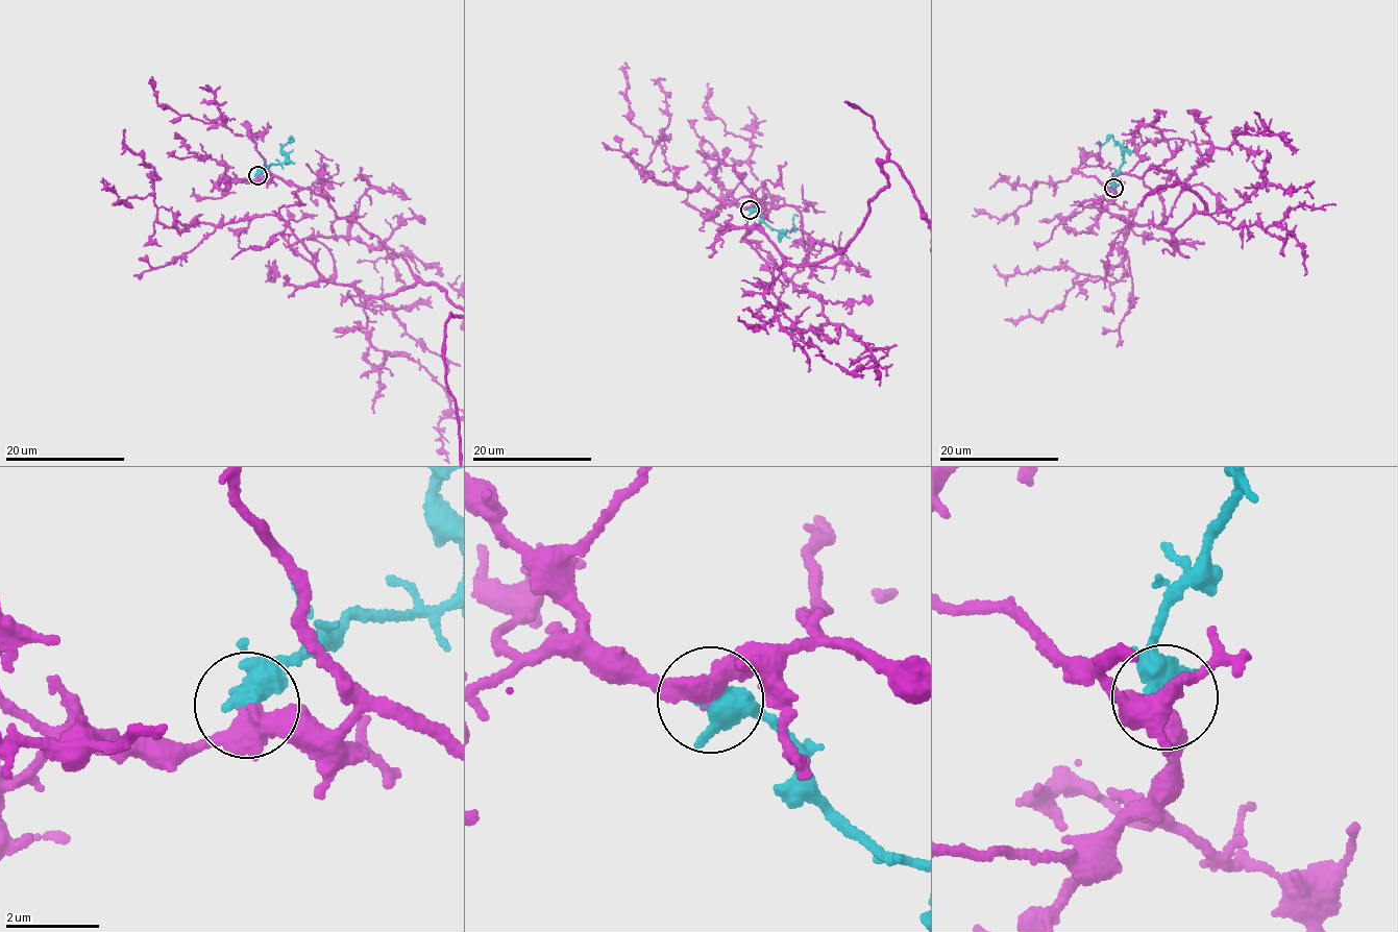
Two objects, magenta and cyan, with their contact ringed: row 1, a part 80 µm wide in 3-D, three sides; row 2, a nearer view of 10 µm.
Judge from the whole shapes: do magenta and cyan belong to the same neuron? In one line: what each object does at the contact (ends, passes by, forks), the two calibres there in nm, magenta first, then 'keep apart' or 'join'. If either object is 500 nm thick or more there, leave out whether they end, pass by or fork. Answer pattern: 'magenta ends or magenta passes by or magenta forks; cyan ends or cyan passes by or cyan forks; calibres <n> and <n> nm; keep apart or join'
magenta passes by; cyan passes by; calibres 380 and 440 nm; join

